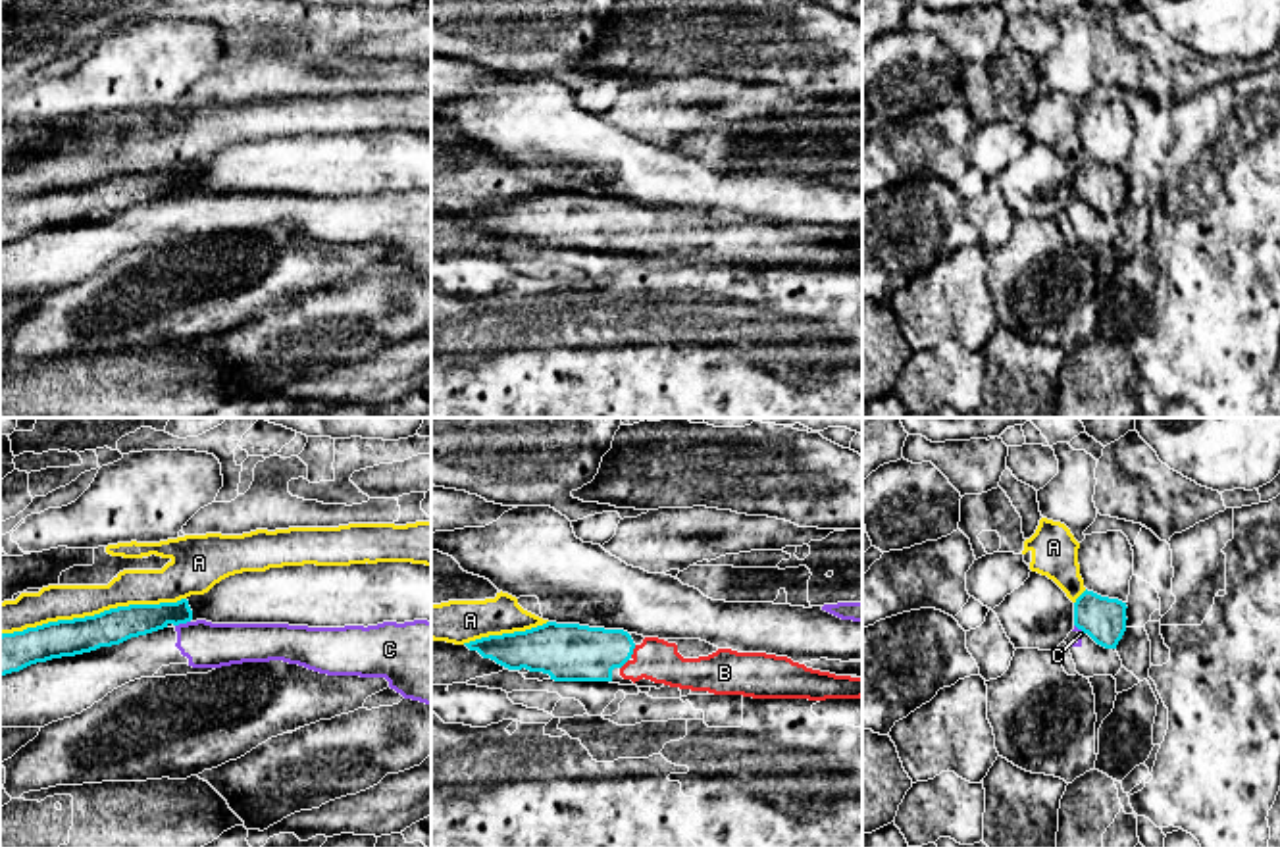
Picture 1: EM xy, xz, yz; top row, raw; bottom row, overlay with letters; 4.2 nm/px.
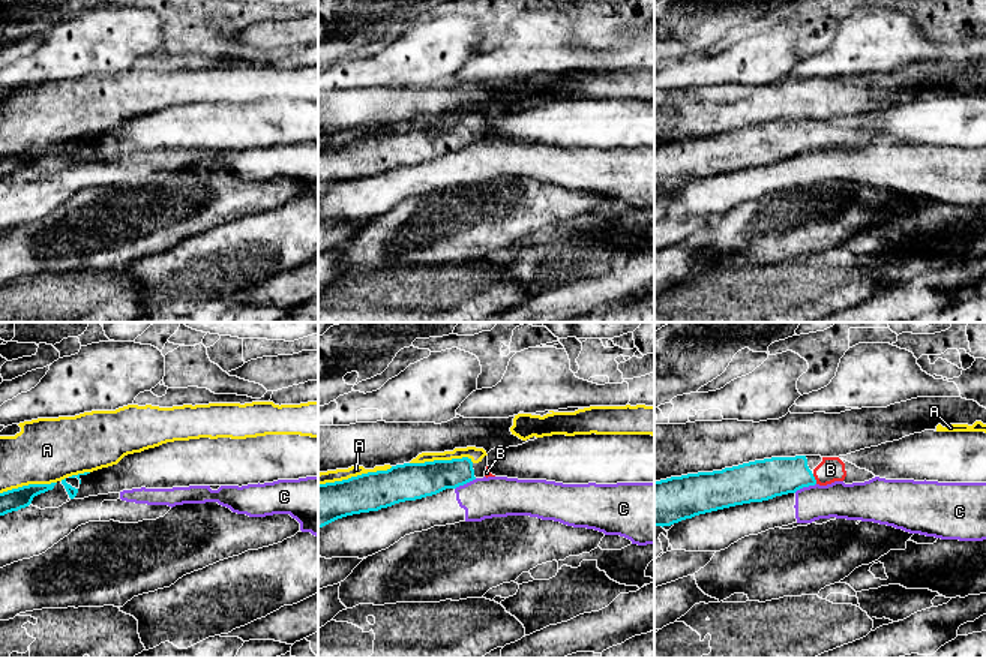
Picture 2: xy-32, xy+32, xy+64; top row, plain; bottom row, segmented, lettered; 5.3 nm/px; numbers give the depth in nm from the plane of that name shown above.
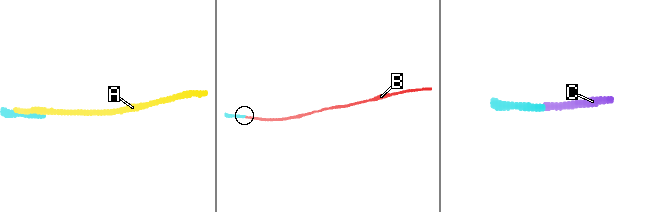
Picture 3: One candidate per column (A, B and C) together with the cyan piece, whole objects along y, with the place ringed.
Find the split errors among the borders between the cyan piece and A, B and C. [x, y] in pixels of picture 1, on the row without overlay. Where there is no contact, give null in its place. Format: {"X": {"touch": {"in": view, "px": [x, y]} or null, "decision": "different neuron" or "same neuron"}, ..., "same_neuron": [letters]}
{"A": {"touch": {"in": "xy", "px": [95, 183]}, "decision": "different neuron"}, "B": {"touch": {"in": "xz", "px": [630, 226]}, "decision": "same neuron"}, "C": {"touch": {"in": "xy", "px": [181, 191]}, "decision": "different neuron"}, "same_neuron": ["B"]}

